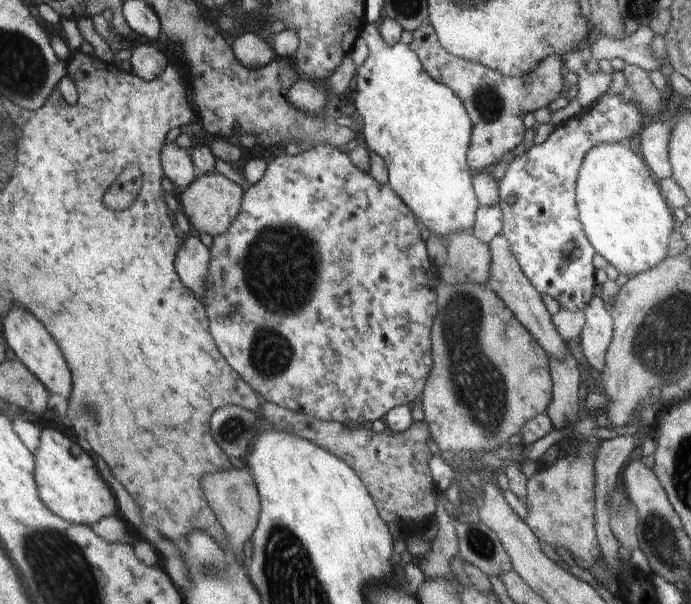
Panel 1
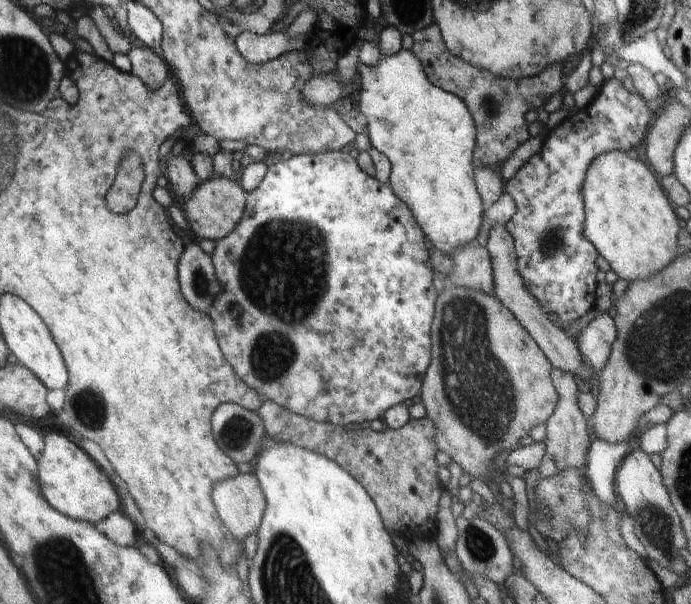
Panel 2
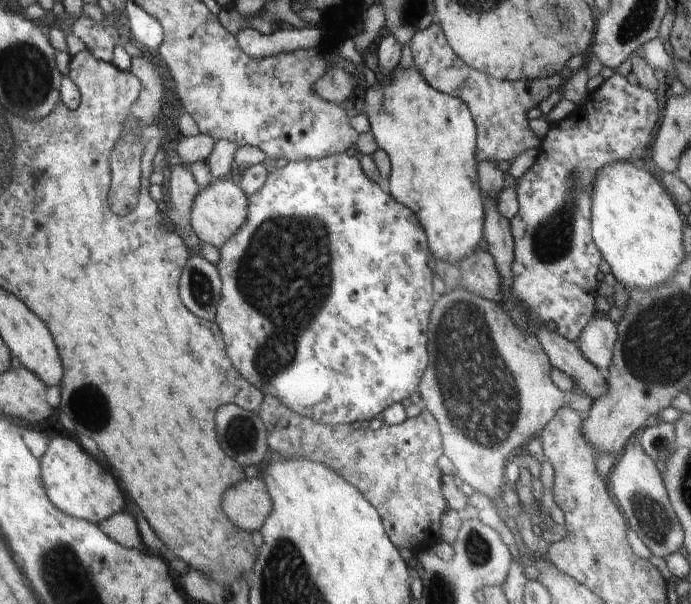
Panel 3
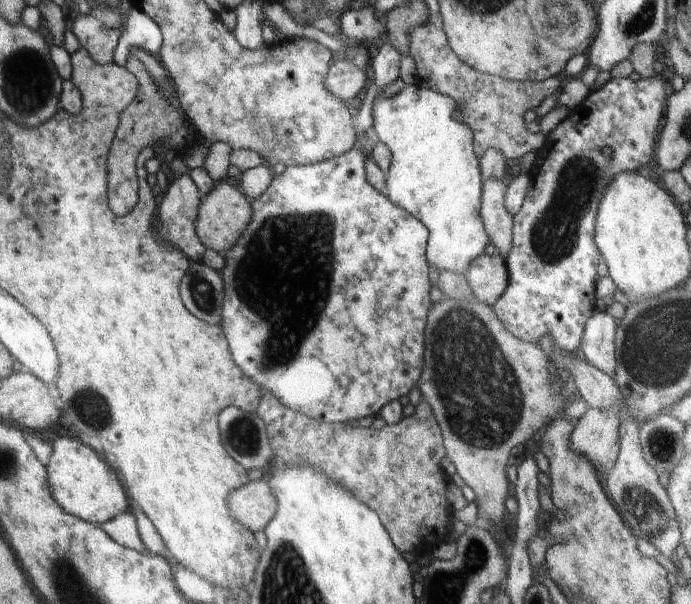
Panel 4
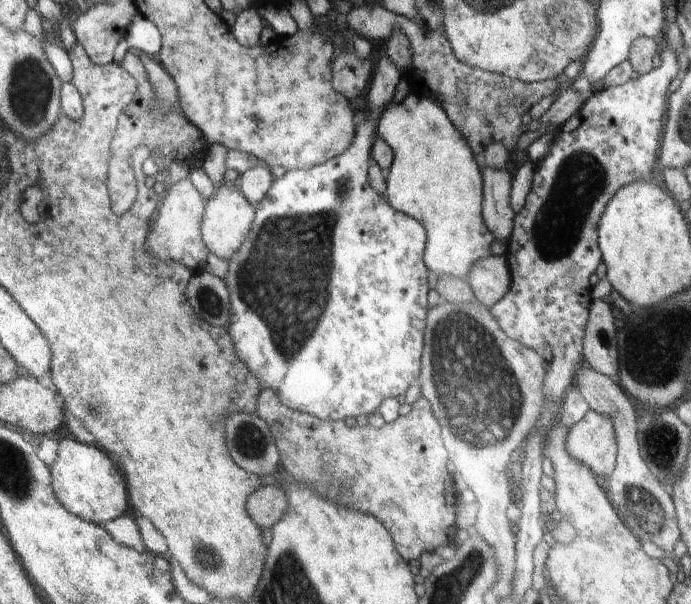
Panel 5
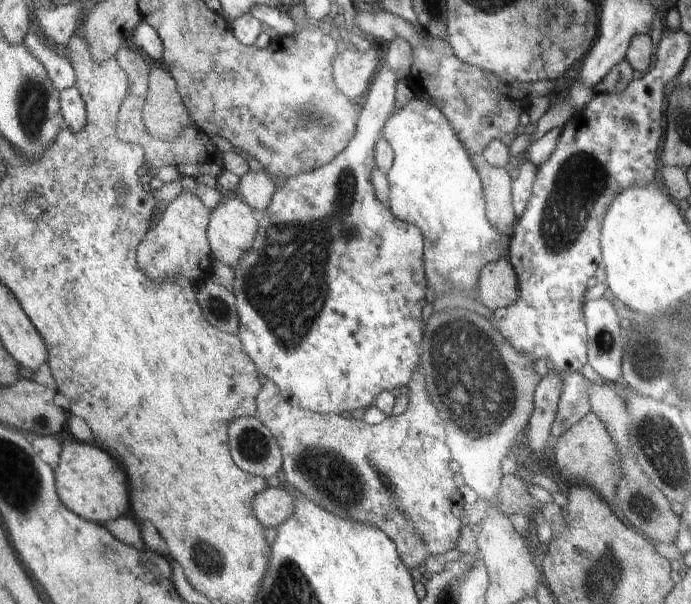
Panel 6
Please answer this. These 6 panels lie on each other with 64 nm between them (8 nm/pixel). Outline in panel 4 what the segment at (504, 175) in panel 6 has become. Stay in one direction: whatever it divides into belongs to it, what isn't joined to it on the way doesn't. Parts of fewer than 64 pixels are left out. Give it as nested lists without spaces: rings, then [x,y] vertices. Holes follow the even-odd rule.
[[[496,178],[483,181],[481,194],[481,217],[483,226],[490,238],[490,244],[501,257],[508,256],[512,248],[513,215],[504,206],[508,186]]]

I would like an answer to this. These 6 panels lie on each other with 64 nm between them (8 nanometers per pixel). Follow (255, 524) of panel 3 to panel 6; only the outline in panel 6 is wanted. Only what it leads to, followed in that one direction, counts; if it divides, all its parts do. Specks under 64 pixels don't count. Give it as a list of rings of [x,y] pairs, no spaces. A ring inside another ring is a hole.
[[[266,488],[252,498],[252,514],[264,528],[277,528],[292,514],[292,498],[295,493],[284,488]]]

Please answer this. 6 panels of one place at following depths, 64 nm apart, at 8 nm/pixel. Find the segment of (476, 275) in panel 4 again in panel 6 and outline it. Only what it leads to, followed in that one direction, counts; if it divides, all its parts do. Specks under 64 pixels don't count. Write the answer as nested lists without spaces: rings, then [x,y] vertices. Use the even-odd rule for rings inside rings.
[[[498,260],[480,268],[478,294],[482,304],[491,311],[514,304],[518,292],[518,276],[509,261]]]

